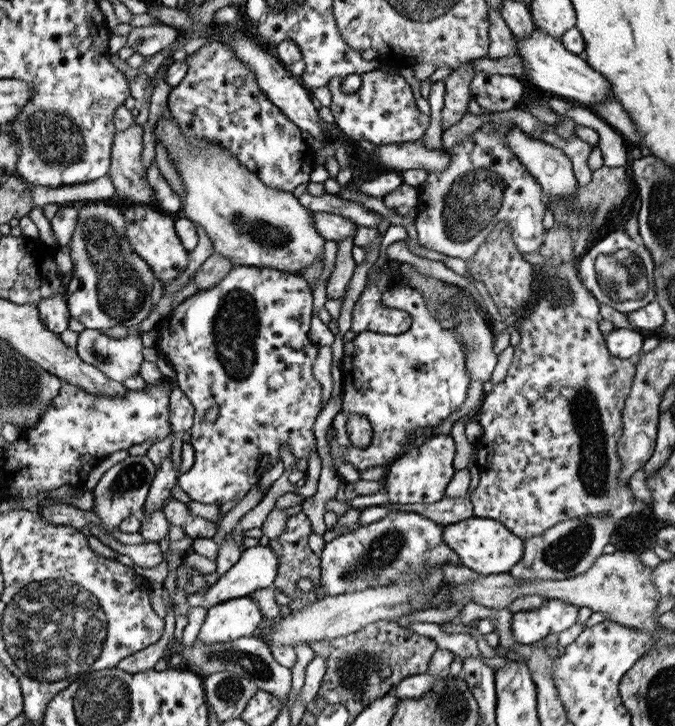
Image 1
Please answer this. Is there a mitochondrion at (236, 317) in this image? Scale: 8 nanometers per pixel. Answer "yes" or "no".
yes

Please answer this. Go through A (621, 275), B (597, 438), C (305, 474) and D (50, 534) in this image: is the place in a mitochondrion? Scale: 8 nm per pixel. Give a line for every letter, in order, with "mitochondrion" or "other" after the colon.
A: mitochondrion
B: mitochondrion
C: other
D: other

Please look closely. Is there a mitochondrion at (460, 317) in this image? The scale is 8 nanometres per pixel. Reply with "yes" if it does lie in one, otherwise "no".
yes

